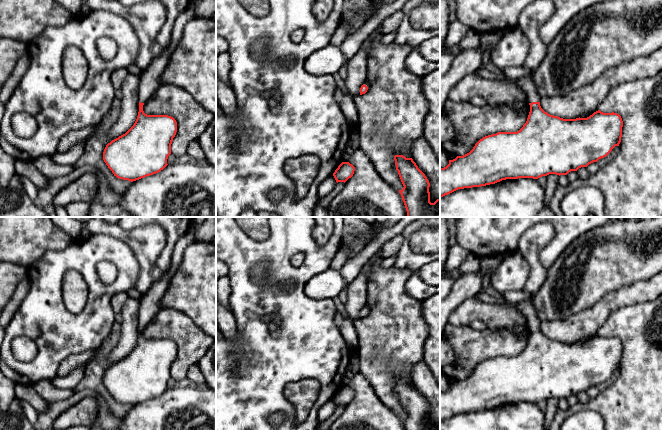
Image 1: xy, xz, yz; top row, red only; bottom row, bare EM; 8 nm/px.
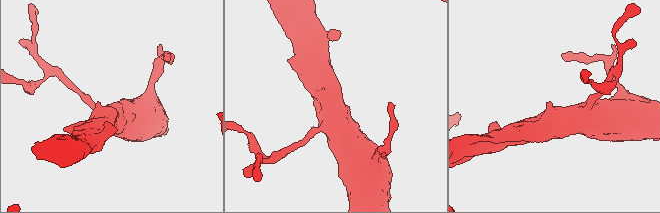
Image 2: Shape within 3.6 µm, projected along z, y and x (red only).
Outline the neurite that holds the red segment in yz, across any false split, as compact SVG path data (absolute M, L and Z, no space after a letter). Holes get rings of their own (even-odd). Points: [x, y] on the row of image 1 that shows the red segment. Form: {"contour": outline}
{"contour": "M477 69L475 73L489 80L514 82L525 92L530 112L519 131L485 136L469 153L449 160L446 167L440 168L440 197L458 189L486 186L506 179L538 179L549 174L567 175L606 157L621 142L623 121L617 113L603 113L598 110L587 118L563 119L550 115L541 108L541 97L532 74L513 80L486 69Z"}

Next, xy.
{"contour": "M192 0L191 5L179 14L174 23L170 44L142 72L139 83L139 112L134 125L125 134L108 143L104 149L103 160L119 179L133 182L156 174L168 165L167 159L171 154L171 144L177 132L177 122L168 115L147 115L143 111L143 105L161 85L160 75L177 47L185 25L195 17L195 4L199 1L201 0Z"}

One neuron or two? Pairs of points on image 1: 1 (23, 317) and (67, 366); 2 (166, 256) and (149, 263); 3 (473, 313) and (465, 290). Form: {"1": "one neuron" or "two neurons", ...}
{"1": "two neurons", "2": "two neurons", "3": "two neurons"}

